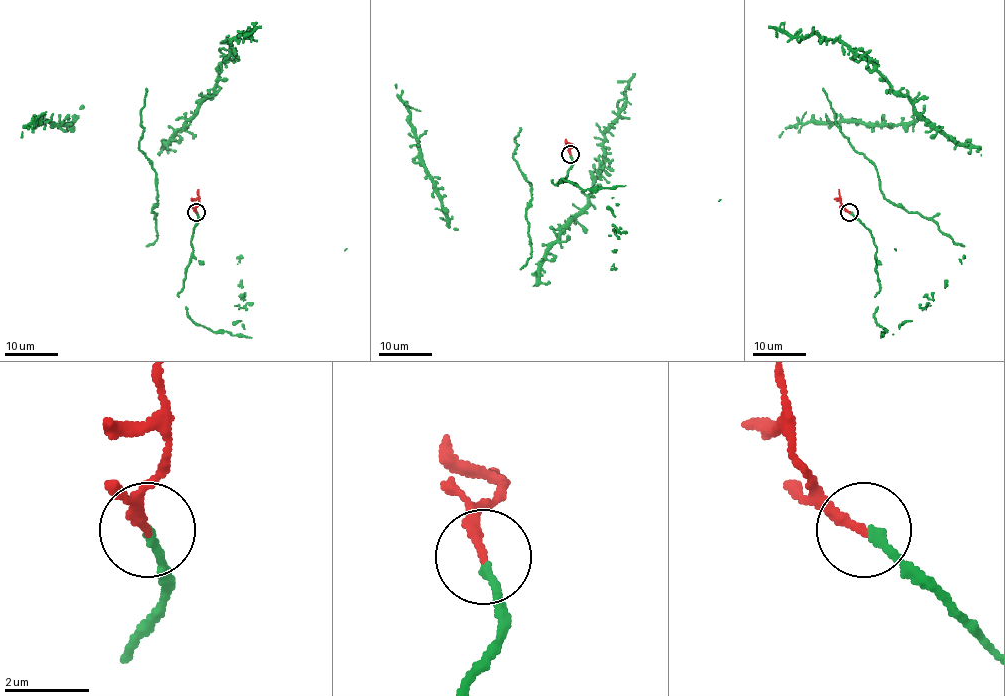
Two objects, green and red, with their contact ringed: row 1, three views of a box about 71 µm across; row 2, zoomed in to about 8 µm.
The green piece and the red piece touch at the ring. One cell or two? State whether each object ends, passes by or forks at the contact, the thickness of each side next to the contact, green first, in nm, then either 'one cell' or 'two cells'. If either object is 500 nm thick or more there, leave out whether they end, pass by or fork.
green ends; red ends; calibres 240 and 220 nm; one cell

